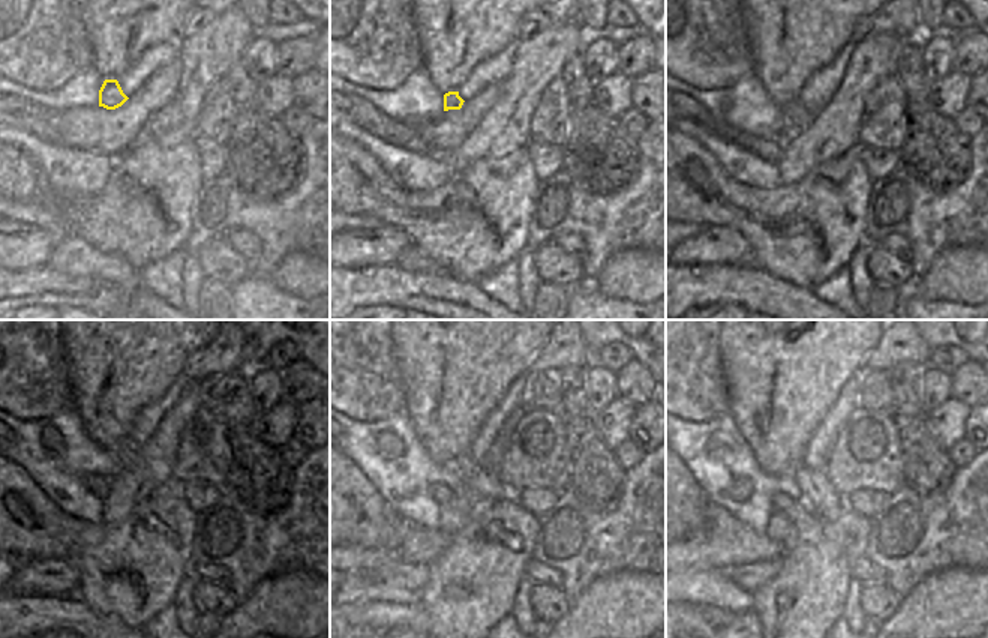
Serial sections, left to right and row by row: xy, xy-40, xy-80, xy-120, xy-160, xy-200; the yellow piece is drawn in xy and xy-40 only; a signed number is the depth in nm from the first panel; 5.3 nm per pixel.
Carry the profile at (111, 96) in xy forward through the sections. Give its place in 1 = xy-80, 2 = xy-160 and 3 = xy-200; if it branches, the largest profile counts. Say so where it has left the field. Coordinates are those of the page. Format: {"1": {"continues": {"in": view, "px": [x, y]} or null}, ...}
{"1": {"continues": {"in": "xy-80", "px": [798, 117]}}, "2": {"continues": {"in": "xy-160", "px": [479, 481]}}, "3": {"continues": {"in": "xy-200", "px": [816, 490]}}}

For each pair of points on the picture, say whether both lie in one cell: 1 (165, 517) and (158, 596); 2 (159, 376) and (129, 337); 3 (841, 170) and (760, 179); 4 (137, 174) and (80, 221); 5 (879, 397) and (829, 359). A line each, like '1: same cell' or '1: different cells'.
1: same cell
2: same cell
3: different cells
4: same cell
5: different cells

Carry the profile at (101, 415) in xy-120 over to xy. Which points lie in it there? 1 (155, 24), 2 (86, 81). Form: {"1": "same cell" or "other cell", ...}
{"1": "same cell", "2": "other cell"}

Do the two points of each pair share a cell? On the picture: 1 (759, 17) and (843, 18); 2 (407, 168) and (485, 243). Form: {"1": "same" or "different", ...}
{"1": "same", "2": "different"}

